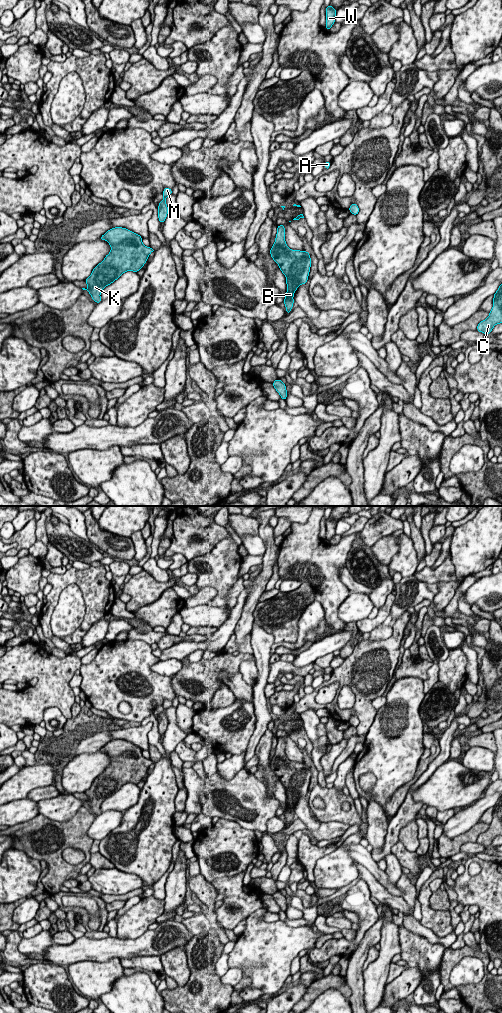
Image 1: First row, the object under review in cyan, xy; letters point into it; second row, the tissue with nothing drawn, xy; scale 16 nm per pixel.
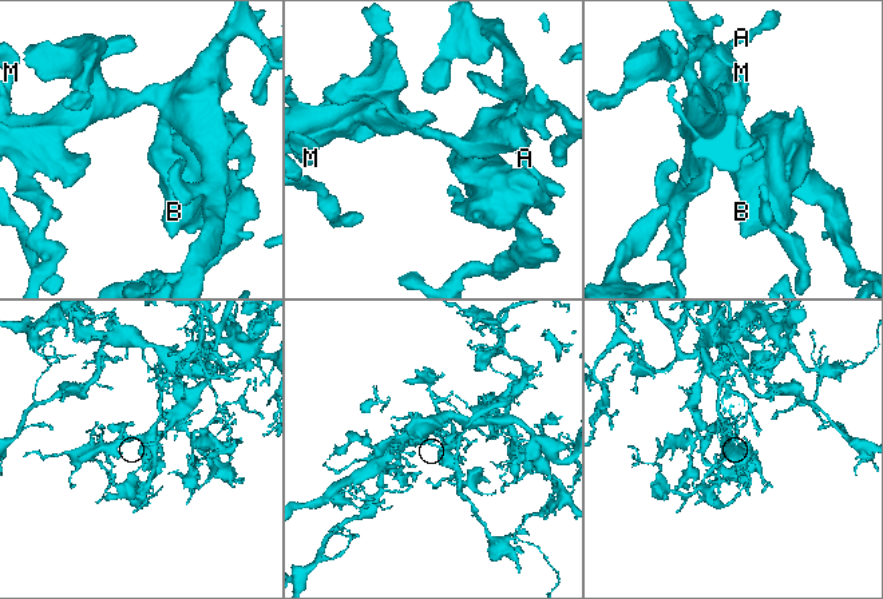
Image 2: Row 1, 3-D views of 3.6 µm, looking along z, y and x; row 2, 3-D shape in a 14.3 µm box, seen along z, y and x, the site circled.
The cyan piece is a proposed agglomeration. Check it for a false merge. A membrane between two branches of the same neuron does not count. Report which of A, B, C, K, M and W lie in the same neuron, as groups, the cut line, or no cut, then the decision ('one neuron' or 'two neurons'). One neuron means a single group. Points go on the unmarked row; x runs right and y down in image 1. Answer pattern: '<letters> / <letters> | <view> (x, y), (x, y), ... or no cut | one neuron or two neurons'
A B C K M W | no cut | one neuron

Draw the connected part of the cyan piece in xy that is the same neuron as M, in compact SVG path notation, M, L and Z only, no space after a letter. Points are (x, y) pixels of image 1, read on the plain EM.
M165 699L163 702L163 712L160 713L159 718L157 720L158 730L160 735L163 735L167 729L168 719L167 719L165 711L171 706L172 706L172 701Z

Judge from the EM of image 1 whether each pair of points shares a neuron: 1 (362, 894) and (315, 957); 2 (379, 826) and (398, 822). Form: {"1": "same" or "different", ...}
{"1": "same", "2": "different"}

